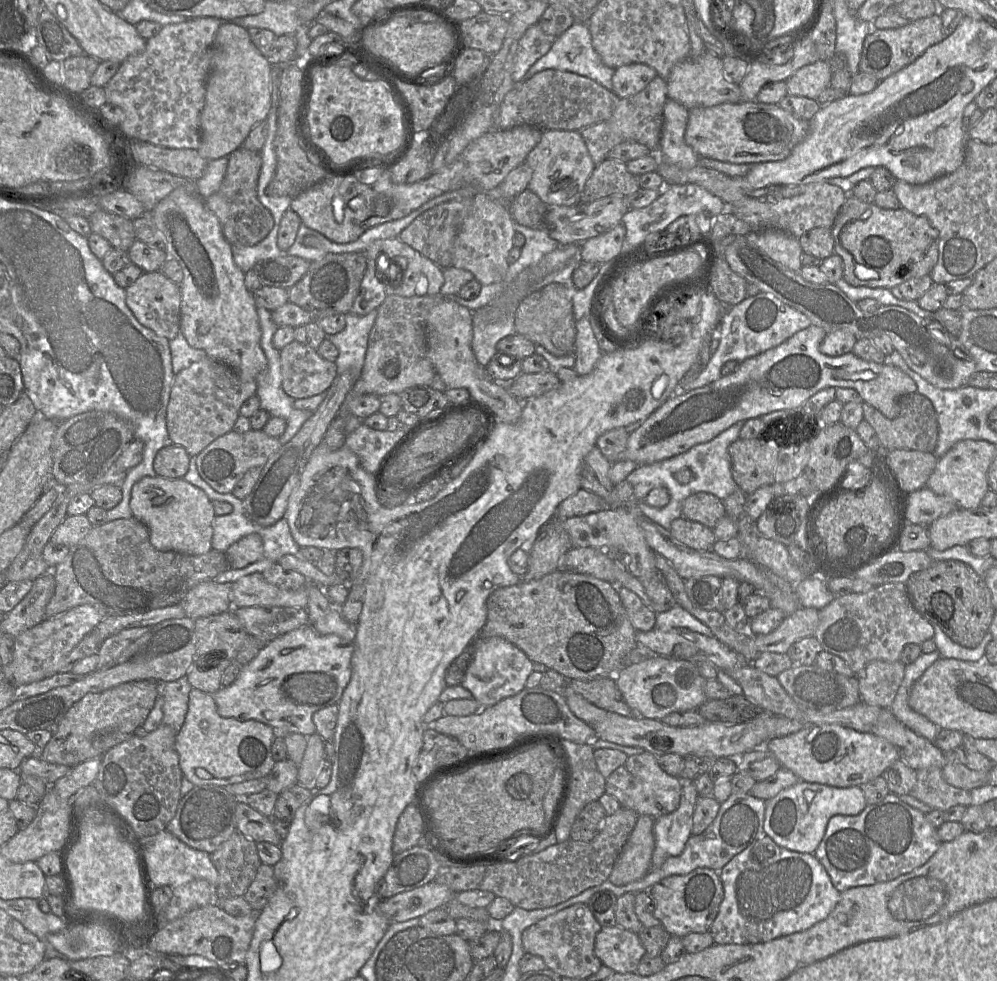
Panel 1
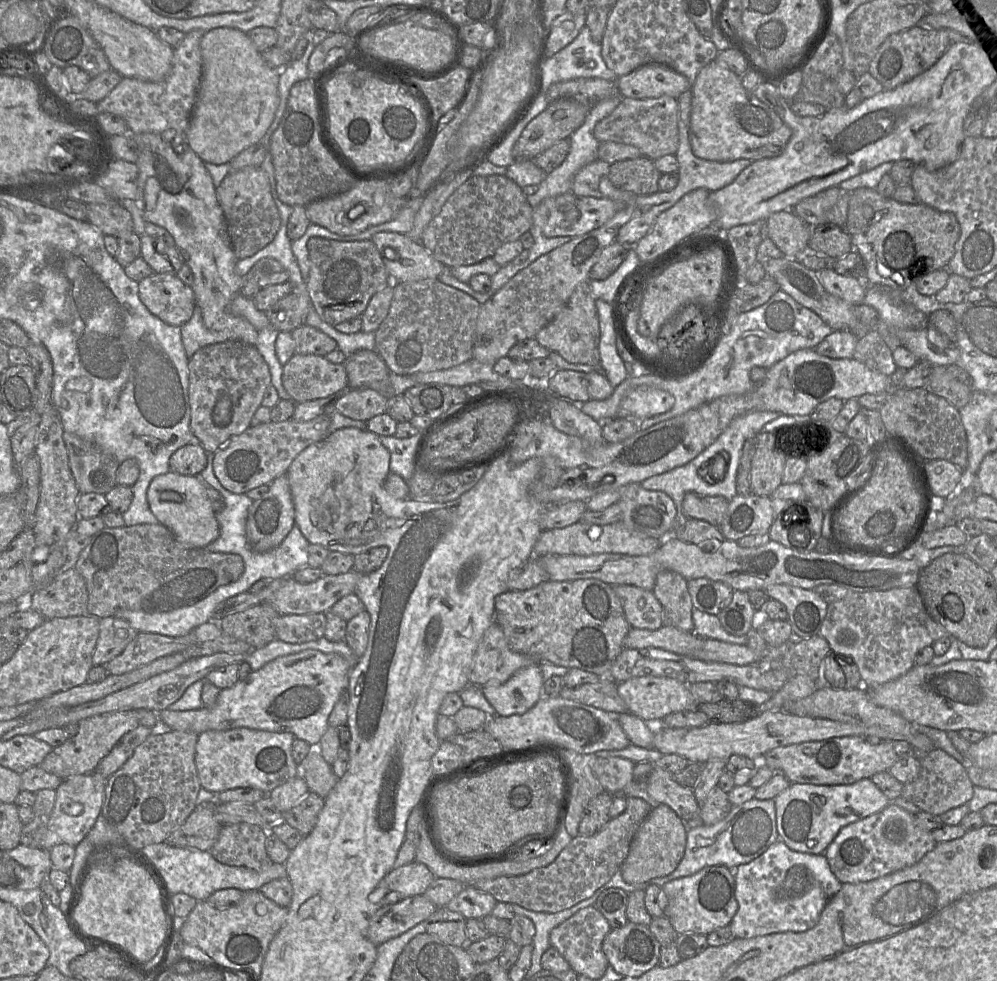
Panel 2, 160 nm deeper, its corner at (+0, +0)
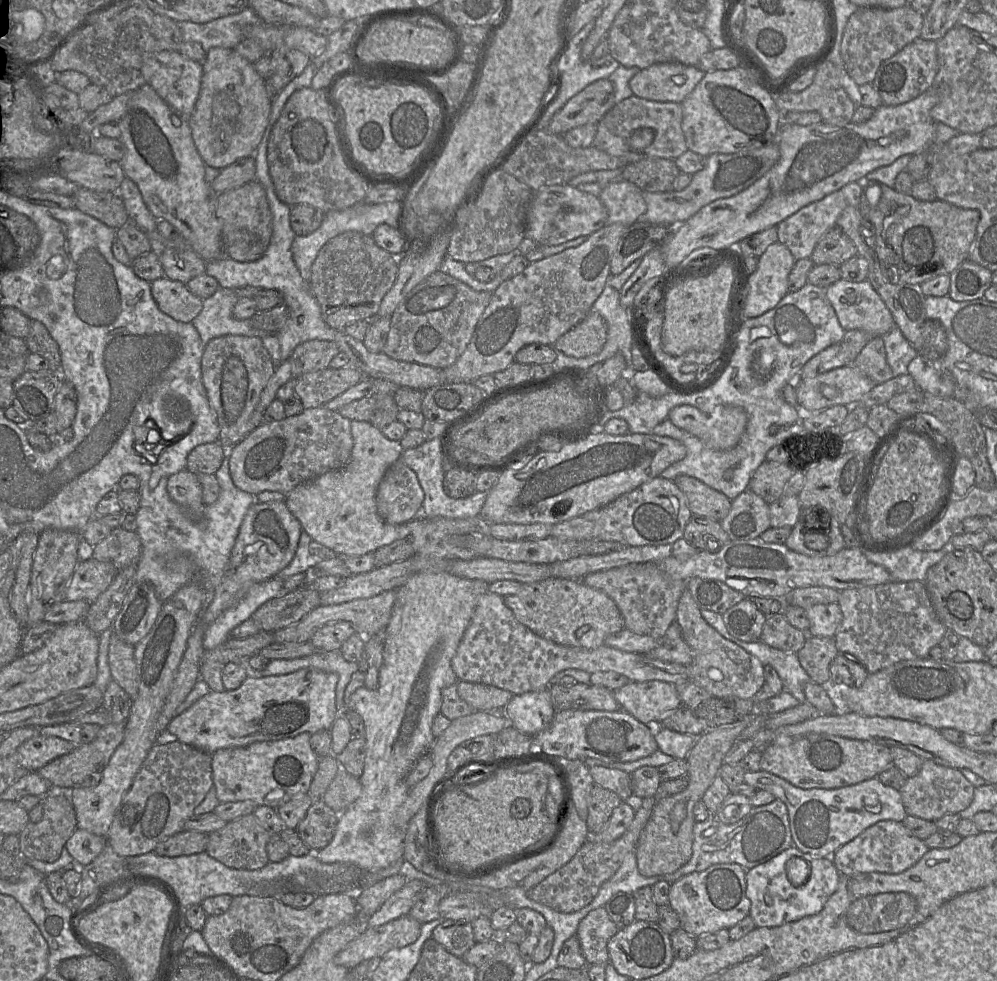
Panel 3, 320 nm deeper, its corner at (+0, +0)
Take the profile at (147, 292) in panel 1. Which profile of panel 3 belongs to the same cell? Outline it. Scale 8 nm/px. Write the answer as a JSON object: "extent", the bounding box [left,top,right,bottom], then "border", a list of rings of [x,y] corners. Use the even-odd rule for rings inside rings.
{"extent":[151,276,203,323],"border":[[[165,276],[151,282],[151,294],[159,309],[176,321],[189,323],[199,315],[203,308],[203,300],[194,295],[184,283]]]}

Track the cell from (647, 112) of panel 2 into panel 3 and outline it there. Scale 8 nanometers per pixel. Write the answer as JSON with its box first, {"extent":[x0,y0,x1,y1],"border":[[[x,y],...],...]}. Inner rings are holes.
{"extent":[592,95,688,163],"border":[[[632,95],[615,104],[597,123],[592,145],[624,163],[647,158],[675,160],[688,150],[681,123],[681,103],[651,101]]]}

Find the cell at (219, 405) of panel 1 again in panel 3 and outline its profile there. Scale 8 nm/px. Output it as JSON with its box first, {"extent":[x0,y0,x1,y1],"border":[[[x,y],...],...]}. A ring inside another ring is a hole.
{"extent":[201,335,276,450],"border":[[[224,335],[212,339],[201,359],[202,382],[220,429],[218,442],[226,450],[243,440],[255,428],[251,416],[260,396],[276,370],[262,338]]]}

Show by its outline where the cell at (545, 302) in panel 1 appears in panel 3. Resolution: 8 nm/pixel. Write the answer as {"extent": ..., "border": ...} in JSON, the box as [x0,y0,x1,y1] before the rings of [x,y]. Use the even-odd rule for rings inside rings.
{"extent":[553,311,608,358],"border":[[[591,311],[572,329],[563,334],[553,345],[554,350],[574,358],[598,354],[604,347],[608,324],[597,312]]]}

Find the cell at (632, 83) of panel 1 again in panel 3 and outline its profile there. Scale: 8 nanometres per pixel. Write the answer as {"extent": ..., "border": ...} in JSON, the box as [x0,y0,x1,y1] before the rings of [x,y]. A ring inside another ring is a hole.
{"extent":[629,63,705,103],"border":[[[657,63],[634,75],[629,86],[634,96],[658,102],[681,103],[702,80],[705,73],[697,66],[687,66],[680,63]]]}

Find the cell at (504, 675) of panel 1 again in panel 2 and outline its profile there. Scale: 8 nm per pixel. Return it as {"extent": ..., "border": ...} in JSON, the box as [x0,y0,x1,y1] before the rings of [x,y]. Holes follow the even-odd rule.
{"extent":[483,663,544,717],"border":[[[539,663],[521,668],[498,686],[484,685],[483,695],[497,715],[508,717],[530,710],[542,697],[544,680]]]}

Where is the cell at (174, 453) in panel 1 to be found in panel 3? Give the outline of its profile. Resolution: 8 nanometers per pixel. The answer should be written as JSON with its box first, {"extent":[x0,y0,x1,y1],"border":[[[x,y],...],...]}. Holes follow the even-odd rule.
{"extent":[186,441,226,474],"border":[[[217,441],[196,446],[187,457],[186,470],[195,474],[215,474],[226,456],[226,449]]]}

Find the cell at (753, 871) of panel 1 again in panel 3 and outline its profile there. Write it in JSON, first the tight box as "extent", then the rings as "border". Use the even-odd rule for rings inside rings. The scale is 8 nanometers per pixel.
{"extent":[746,846,841,927],"border":[[[792,846],[767,862],[746,871],[746,895],[751,903],[749,916],[756,927],[777,927],[817,914],[837,890],[840,880],[841,875],[832,861],[832,856],[817,858]],[[795,857],[803,858],[811,866],[809,879],[801,886],[794,886],[786,873],[787,862]]]}

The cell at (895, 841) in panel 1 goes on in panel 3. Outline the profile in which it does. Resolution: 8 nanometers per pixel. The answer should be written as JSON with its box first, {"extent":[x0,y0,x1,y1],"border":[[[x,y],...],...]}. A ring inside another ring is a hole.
{"extent":[832,820,928,876],"border":[[[882,820],[836,850],[832,861],[841,876],[866,872],[900,873],[918,862],[928,850],[925,842],[913,835],[902,822]]]}

